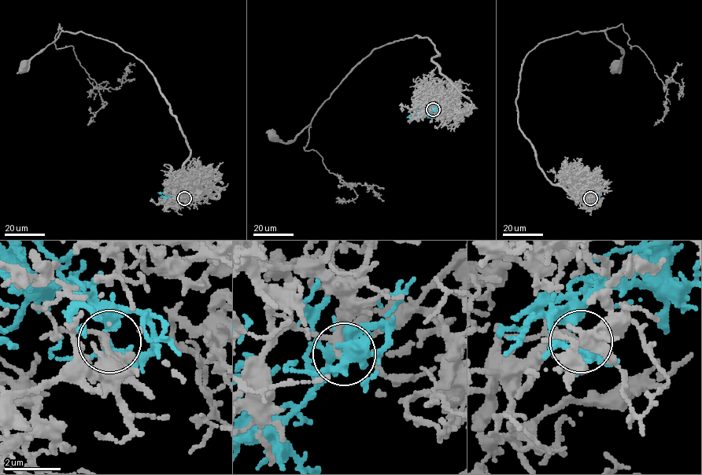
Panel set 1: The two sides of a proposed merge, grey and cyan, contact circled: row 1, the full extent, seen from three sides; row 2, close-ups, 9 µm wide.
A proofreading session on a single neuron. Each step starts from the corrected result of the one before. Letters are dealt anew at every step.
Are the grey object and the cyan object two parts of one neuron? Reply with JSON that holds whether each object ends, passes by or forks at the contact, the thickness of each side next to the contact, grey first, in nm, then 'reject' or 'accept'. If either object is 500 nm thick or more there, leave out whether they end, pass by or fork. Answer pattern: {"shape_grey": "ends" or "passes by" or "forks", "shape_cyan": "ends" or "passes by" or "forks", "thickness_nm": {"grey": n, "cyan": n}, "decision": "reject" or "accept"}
{"shape_grey": "passes by", "shape_cyan": "passes by", "thickness_nm": {"grey": 170, "cyan": 400}, "decision": "accept"}

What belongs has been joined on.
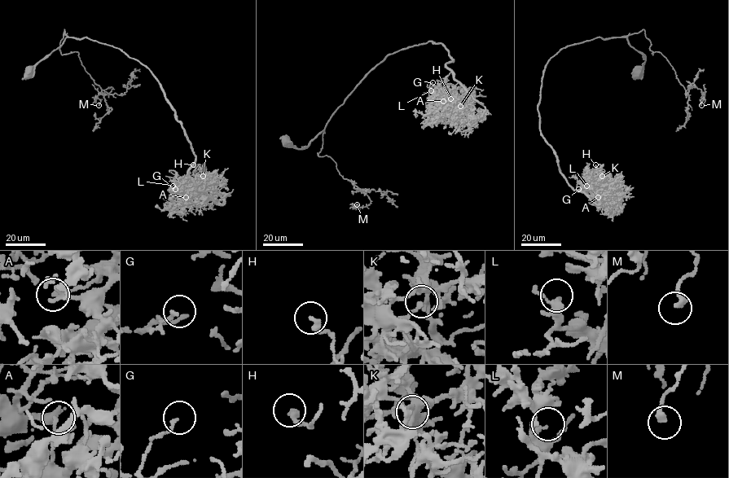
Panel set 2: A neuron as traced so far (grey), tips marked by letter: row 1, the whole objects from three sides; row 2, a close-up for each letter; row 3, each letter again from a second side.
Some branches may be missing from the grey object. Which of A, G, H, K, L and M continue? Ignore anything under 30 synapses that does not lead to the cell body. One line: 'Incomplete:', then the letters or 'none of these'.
Incomplete: none of these

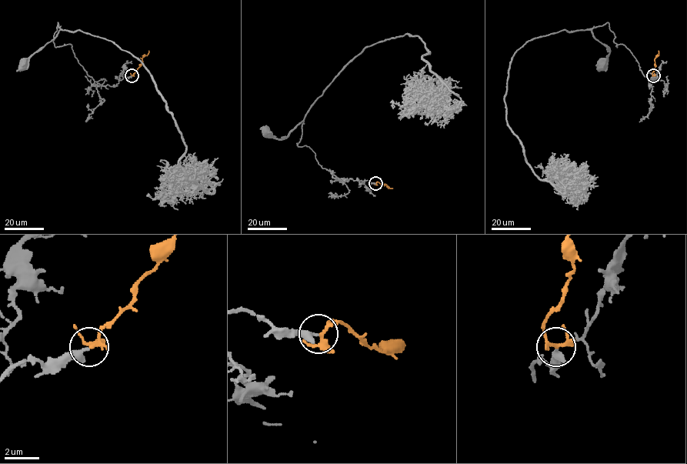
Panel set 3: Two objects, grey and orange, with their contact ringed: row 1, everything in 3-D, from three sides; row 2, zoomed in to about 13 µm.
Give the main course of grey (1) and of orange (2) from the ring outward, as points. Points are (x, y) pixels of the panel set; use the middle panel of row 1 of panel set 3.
1: (375, 183), (345, 180), (323, 168), (311, 148), (296, 143), (303, 122), (281, 138), (265, 132)
2: (375, 183), (378, 181), (392, 188)

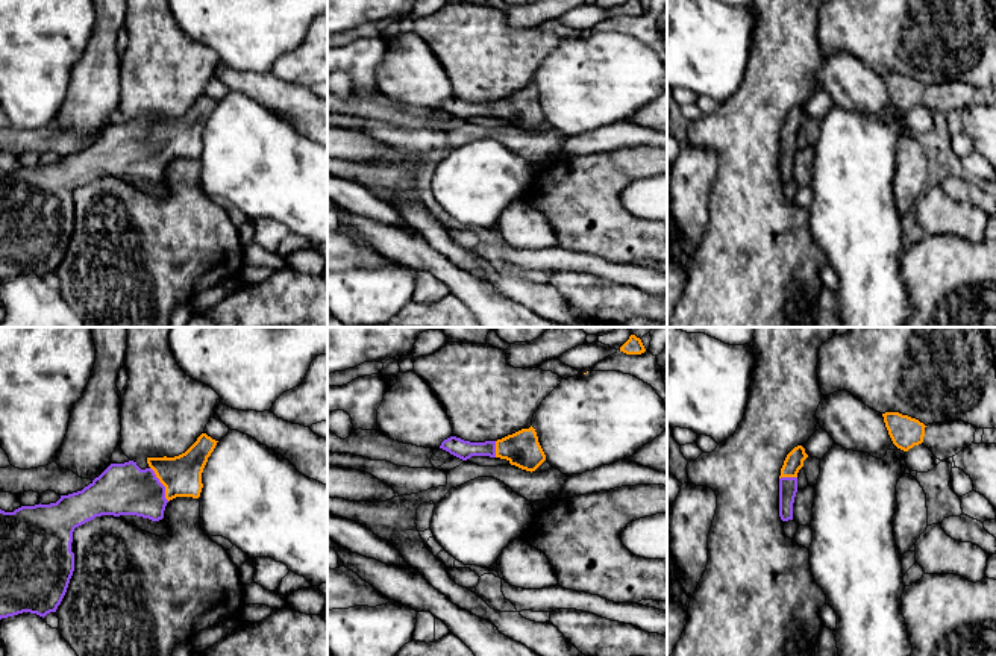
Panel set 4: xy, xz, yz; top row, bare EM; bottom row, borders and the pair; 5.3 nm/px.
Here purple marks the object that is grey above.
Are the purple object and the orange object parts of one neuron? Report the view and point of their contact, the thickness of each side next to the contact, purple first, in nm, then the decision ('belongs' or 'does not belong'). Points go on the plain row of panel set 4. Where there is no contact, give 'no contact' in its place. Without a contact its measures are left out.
xy (161, 144) | 280/200 nm | belongs

